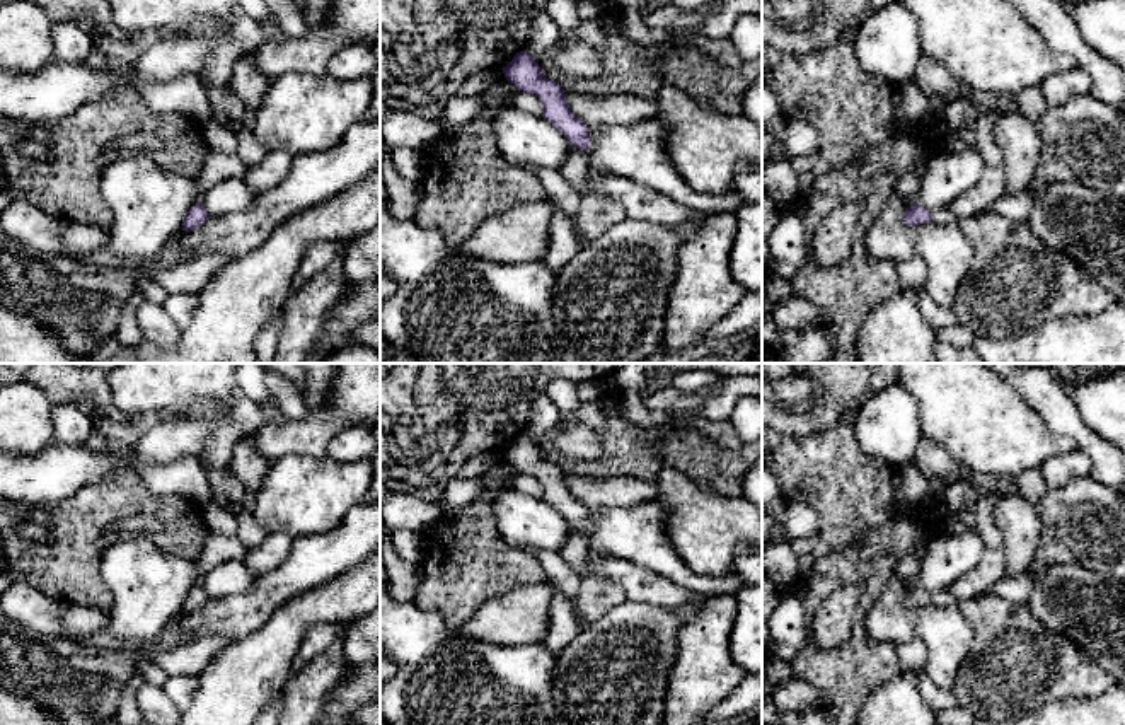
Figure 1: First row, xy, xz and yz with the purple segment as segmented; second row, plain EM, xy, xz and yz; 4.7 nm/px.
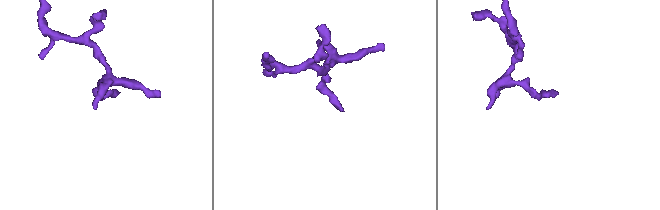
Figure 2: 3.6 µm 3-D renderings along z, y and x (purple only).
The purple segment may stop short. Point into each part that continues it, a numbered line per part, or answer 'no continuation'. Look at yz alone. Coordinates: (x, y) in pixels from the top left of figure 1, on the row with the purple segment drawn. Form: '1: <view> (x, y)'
1: yz (1015, 284)

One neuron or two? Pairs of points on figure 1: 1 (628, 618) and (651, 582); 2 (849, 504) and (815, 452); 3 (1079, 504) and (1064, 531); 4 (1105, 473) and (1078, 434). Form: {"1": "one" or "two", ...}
{"1": "two", "2": "one", "3": "one", "4": "one"}

